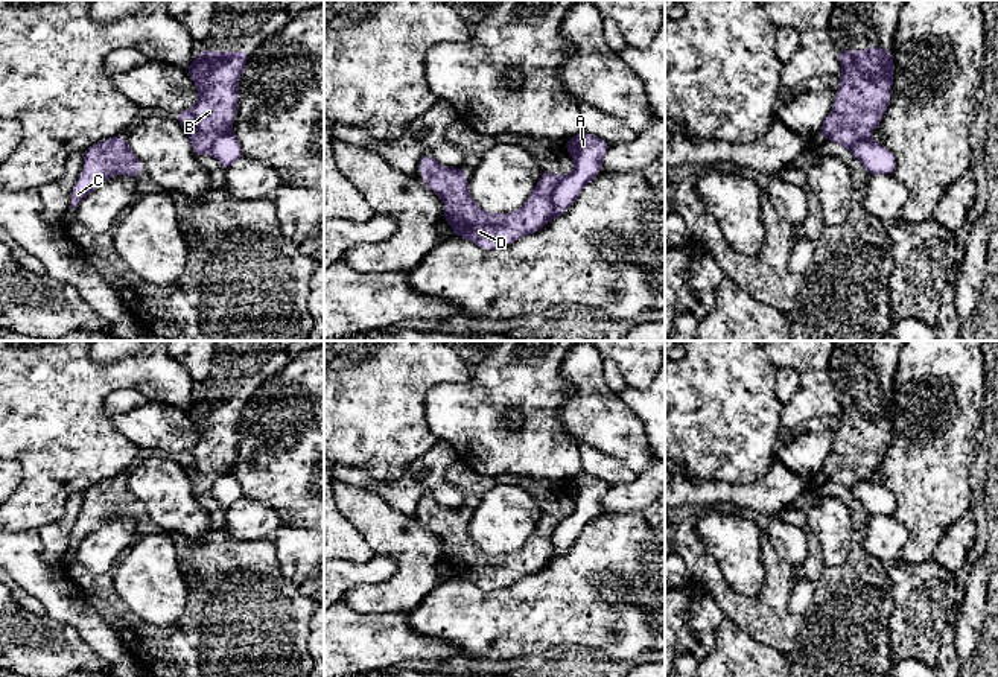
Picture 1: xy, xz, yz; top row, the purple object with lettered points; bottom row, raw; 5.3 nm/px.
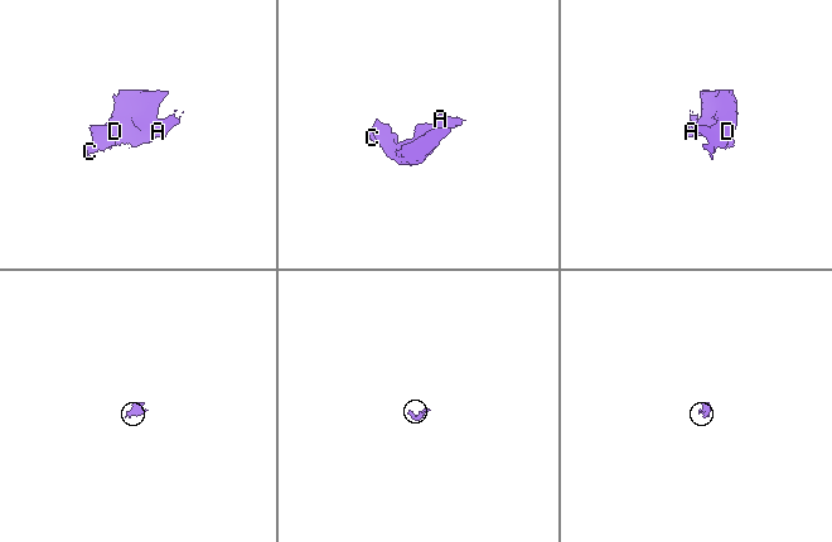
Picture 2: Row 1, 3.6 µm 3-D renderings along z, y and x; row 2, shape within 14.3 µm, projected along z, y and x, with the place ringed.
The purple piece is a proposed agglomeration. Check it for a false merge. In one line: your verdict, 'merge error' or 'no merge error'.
merge error

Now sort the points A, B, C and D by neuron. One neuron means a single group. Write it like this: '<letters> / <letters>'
A / B C D

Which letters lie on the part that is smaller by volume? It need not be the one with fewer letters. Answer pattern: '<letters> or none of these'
A

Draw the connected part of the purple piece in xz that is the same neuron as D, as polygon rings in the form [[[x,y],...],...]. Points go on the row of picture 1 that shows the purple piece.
[[[424,154],[417,166],[421,181],[444,199],[443,219],[453,234],[473,242],[482,250],[499,250],[520,237],[540,231],[554,213],[552,193],[567,175],[555,175],[545,167],[526,202],[513,213],[487,213],[470,196],[464,167],[446,167]]]

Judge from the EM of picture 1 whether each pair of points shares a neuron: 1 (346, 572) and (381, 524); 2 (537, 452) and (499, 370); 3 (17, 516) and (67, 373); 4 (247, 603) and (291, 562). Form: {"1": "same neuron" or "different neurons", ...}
{"1": "different neurons", "2": "same neuron", "3": "same neuron", "4": "different neurons"}

